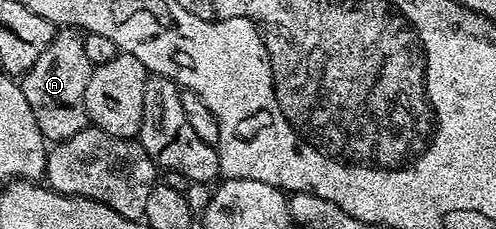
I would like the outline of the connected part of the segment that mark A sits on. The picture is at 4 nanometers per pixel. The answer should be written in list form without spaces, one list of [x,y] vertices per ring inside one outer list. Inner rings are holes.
[[[62,27],[55,32],[52,43],[40,59],[32,63],[28,72],[21,74],[24,99],[28,99],[28,107],[32,107],[32,115],[36,115],[36,123],[47,142],[63,141],[87,128],[84,91],[88,87],[91,68],[82,37],[73,28]]]

